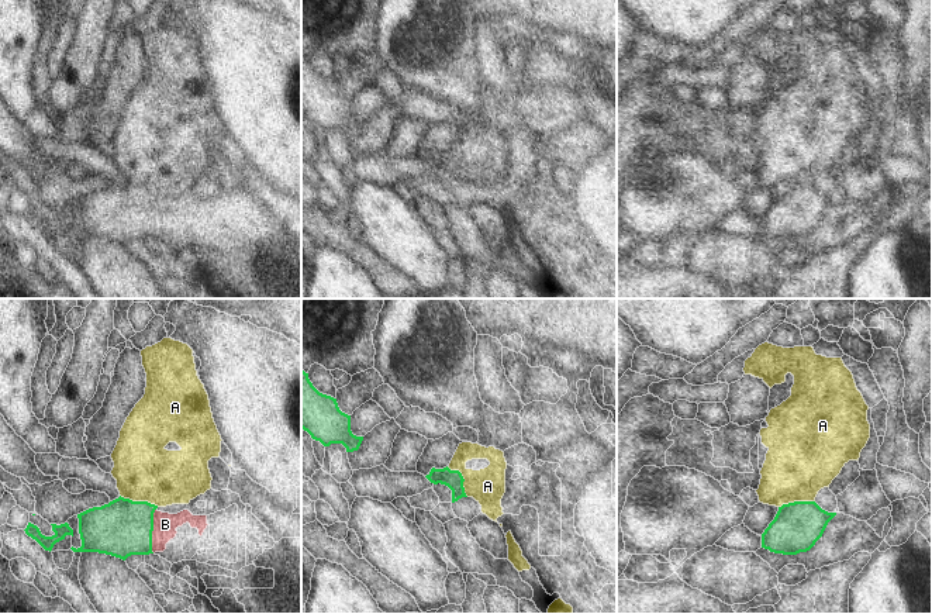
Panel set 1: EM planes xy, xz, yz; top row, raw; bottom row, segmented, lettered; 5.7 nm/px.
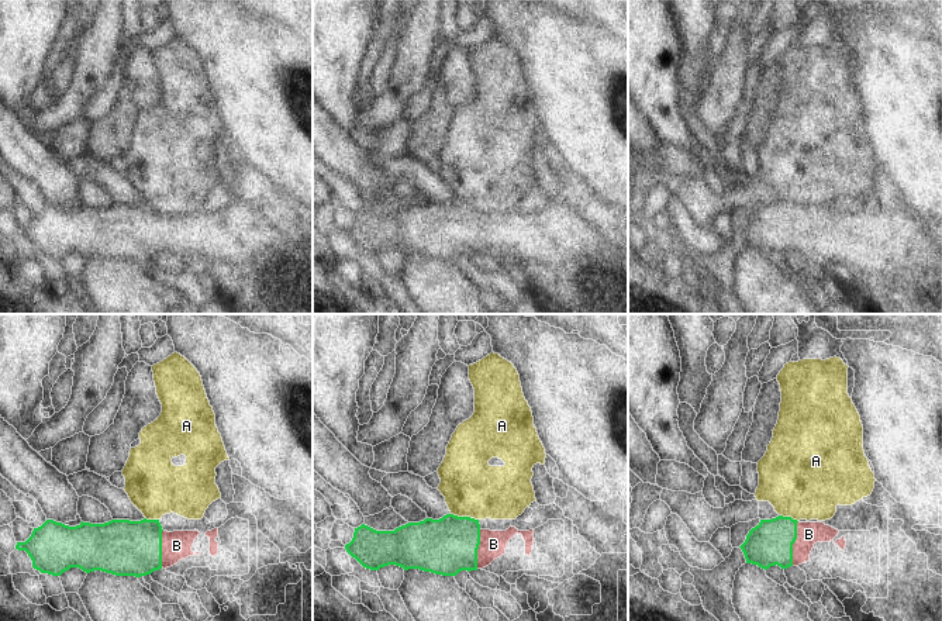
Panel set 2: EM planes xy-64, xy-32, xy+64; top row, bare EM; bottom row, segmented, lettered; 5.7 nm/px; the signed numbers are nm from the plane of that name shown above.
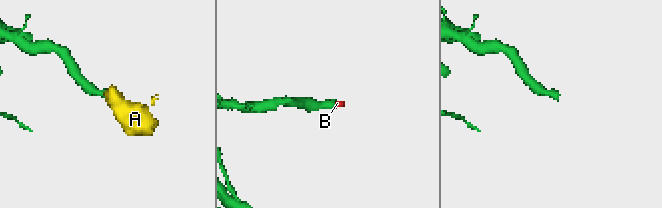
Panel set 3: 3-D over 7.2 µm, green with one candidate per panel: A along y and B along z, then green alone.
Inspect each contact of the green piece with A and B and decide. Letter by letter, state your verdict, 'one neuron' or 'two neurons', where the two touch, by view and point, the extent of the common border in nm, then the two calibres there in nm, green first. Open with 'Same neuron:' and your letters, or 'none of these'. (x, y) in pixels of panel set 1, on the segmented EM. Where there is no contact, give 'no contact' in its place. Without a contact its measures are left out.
Same neuron: B
A: two neurons; meets green in xy at (140, 502); contact 240 nm long; 320 nm thick on the green side, 340 nm on the other
B: one neuron; meets green in xy at (152, 530); contact 260 nm long; 320 nm thick on the green side, 140 nm on the other

